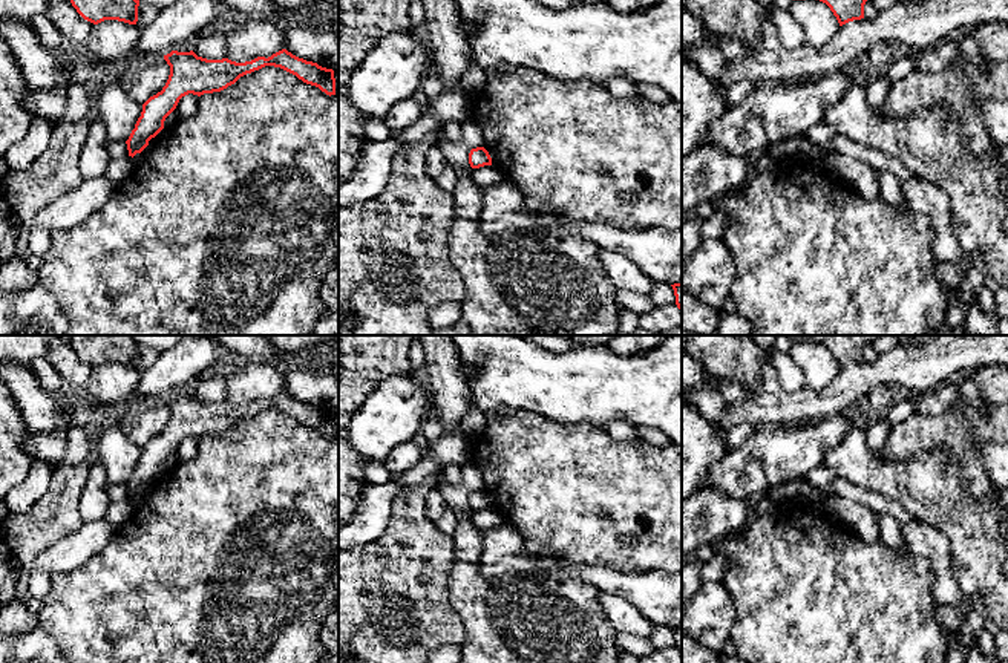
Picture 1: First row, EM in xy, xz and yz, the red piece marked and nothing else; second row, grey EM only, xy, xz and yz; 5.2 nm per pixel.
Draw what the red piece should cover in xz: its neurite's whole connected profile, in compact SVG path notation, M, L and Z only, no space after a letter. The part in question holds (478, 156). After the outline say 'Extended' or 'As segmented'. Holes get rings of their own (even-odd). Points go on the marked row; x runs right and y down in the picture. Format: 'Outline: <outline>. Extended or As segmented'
Outline: M476 147L476 149L472 149L469 153L469 164L472 168L492 165L492 158L484 147Z. As segmented

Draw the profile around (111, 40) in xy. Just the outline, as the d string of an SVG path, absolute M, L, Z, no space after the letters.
M104 20L95 24L86 47L98 63L135 60L133 52L139 35L141 29L136 24Z

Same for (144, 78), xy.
M164 57L133 60L118 86L135 103L144 104L150 96L162 90L170 75L170 66Z

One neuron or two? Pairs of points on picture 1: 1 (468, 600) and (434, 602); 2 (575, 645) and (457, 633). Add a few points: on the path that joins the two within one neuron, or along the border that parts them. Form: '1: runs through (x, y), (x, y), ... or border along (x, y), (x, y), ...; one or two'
1: border along (452, 565), (448, 599), (464, 634); two
2: border along (451, 600), (464, 630), (464, 639), (460, 645); two

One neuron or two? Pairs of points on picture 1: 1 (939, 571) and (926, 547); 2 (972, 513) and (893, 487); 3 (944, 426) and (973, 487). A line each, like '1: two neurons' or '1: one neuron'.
1: one neuron
2: one neuron
3: one neuron

